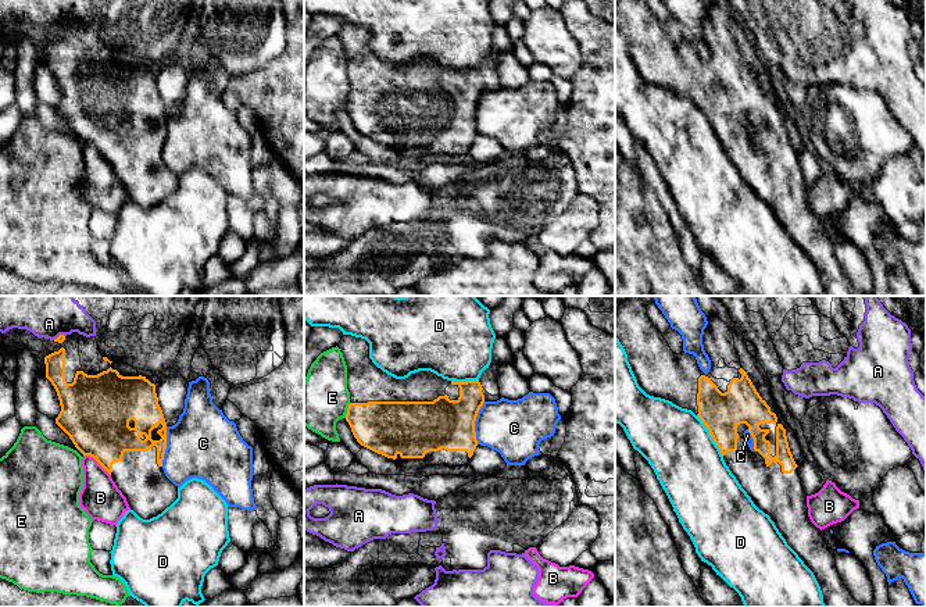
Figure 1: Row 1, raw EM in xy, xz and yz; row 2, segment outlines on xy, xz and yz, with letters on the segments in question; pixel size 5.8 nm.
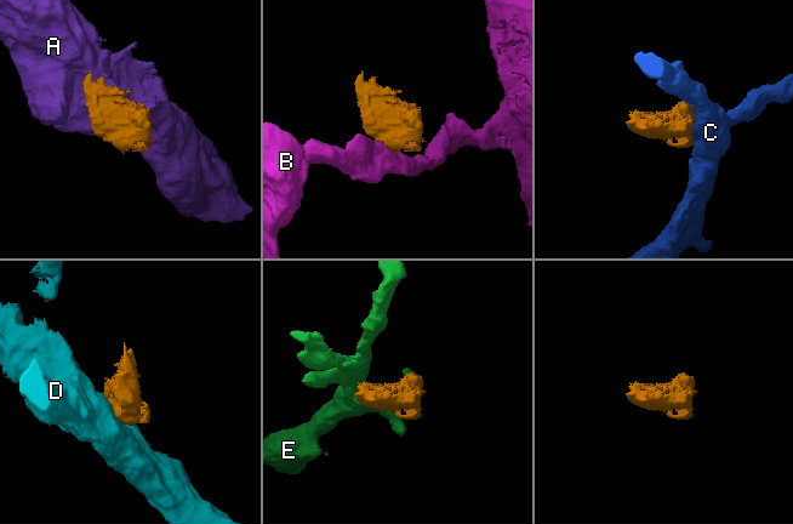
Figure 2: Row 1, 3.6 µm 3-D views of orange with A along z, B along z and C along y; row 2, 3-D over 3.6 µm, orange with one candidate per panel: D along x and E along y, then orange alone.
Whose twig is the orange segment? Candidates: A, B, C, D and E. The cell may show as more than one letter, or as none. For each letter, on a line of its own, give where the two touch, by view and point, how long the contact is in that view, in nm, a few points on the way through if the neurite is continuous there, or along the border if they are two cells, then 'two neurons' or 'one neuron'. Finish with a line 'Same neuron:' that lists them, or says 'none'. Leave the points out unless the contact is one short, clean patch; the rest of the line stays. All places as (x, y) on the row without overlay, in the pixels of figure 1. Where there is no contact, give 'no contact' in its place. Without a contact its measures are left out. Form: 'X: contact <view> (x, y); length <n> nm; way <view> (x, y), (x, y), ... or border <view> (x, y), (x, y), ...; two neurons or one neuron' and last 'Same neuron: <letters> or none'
A: contact xy (59, 25); length 80 nm; border xy (64, 24), (53, 28); two neurons
B: contact xy (97, 150); length 200 nm; border xy (83, 143), (89, 143), (110, 164); two neurons
C: contact xz (474, 111); length 260 nm; two neurons
D: contact yz (711, 124); length 280 nm; two neurons
E: contact xz (347, 99); length 90 nm; two neurons
Same neuron: none

